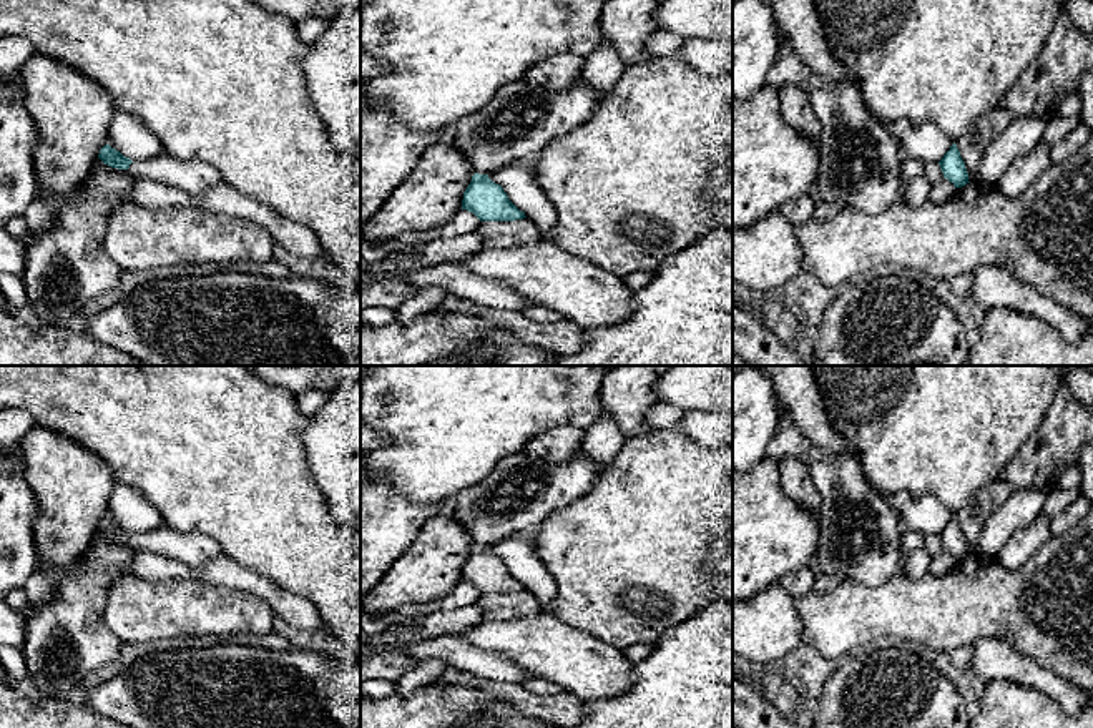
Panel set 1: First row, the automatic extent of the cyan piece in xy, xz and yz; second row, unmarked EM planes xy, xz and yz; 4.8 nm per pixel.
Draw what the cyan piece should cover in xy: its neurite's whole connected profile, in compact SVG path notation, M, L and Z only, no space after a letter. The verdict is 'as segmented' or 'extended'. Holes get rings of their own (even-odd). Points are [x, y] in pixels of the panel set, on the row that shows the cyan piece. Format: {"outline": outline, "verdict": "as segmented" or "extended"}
{"outline": "M105 145L98 158L105 165L126 170L136 178L149 178L156 183L171 184L189 194L201 194L223 181L214 166L198 160L181 161L166 151L143 161L131 161L110 145Z", "verdict": "extended"}

